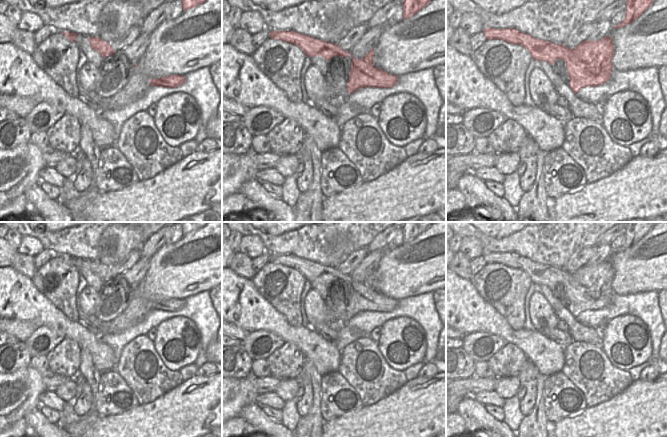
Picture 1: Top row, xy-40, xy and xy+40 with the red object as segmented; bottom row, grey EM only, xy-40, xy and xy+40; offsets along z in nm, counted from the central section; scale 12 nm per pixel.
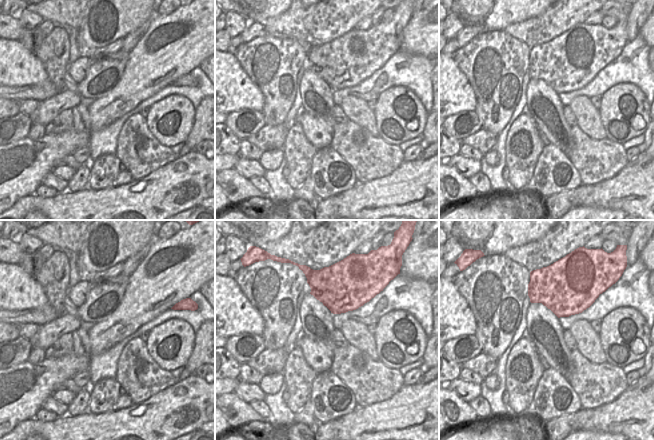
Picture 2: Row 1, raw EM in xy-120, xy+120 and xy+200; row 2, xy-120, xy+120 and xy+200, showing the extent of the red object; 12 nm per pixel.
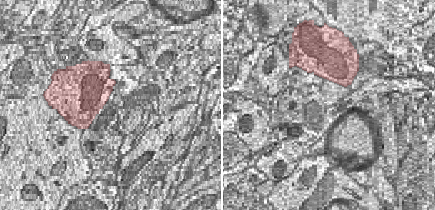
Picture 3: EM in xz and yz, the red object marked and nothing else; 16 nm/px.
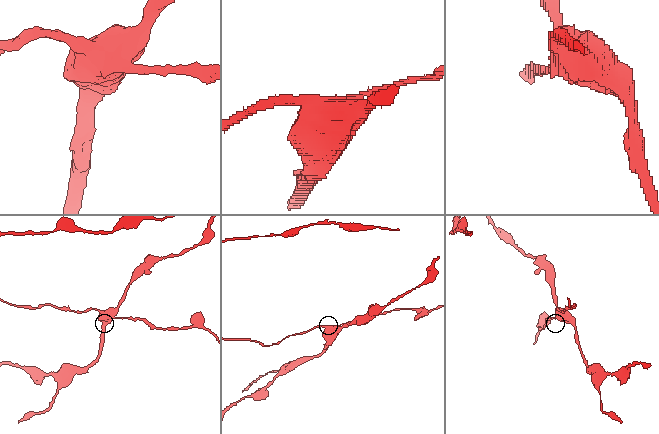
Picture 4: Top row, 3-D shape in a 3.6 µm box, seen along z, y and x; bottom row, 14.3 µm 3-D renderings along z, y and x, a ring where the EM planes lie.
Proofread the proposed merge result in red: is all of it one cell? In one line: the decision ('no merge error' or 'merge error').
merge error

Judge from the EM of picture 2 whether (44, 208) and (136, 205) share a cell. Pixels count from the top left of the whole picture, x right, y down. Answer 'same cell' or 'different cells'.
same cell

